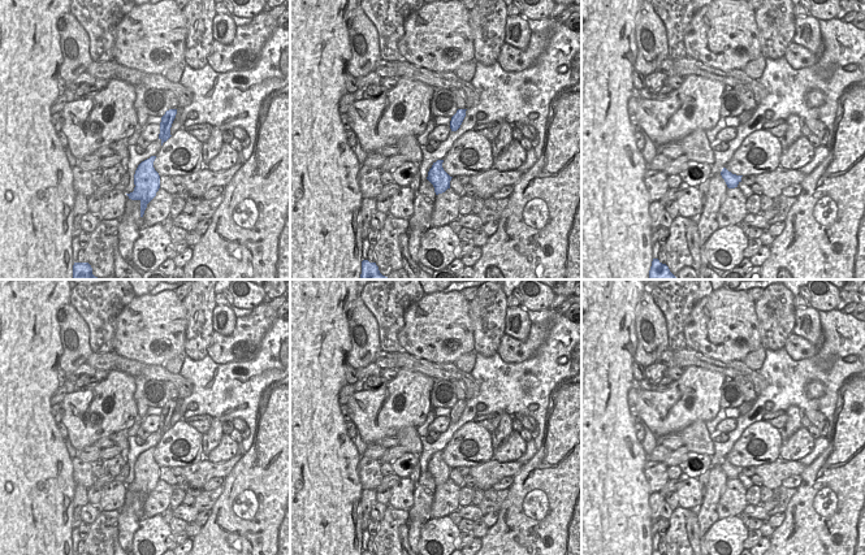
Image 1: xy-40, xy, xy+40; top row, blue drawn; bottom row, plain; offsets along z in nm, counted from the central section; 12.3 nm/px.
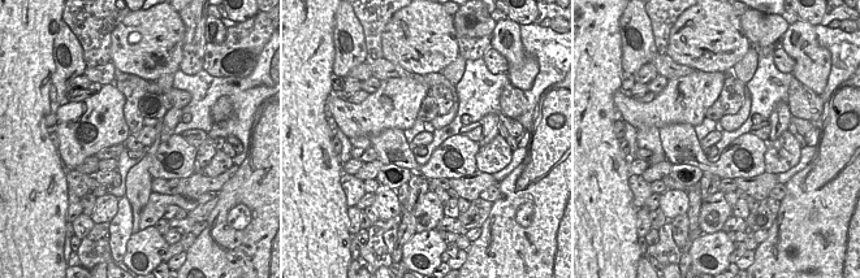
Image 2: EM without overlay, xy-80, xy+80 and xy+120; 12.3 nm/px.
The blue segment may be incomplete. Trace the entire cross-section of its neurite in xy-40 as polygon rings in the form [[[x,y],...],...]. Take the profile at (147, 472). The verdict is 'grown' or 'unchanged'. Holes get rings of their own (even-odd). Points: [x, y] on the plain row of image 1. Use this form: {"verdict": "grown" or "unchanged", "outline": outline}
{"verdict": "unchanged", "outline": [[[151,447],[138,456],[134,465],[134,482],[126,485],[129,490],[140,493],[140,508],[160,480],[160,467],[153,459],[155,450],[156,447]]]}

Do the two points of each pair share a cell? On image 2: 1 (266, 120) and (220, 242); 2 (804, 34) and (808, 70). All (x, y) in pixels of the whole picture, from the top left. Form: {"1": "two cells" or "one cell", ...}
{"1": "one cell", "2": "one cell"}

